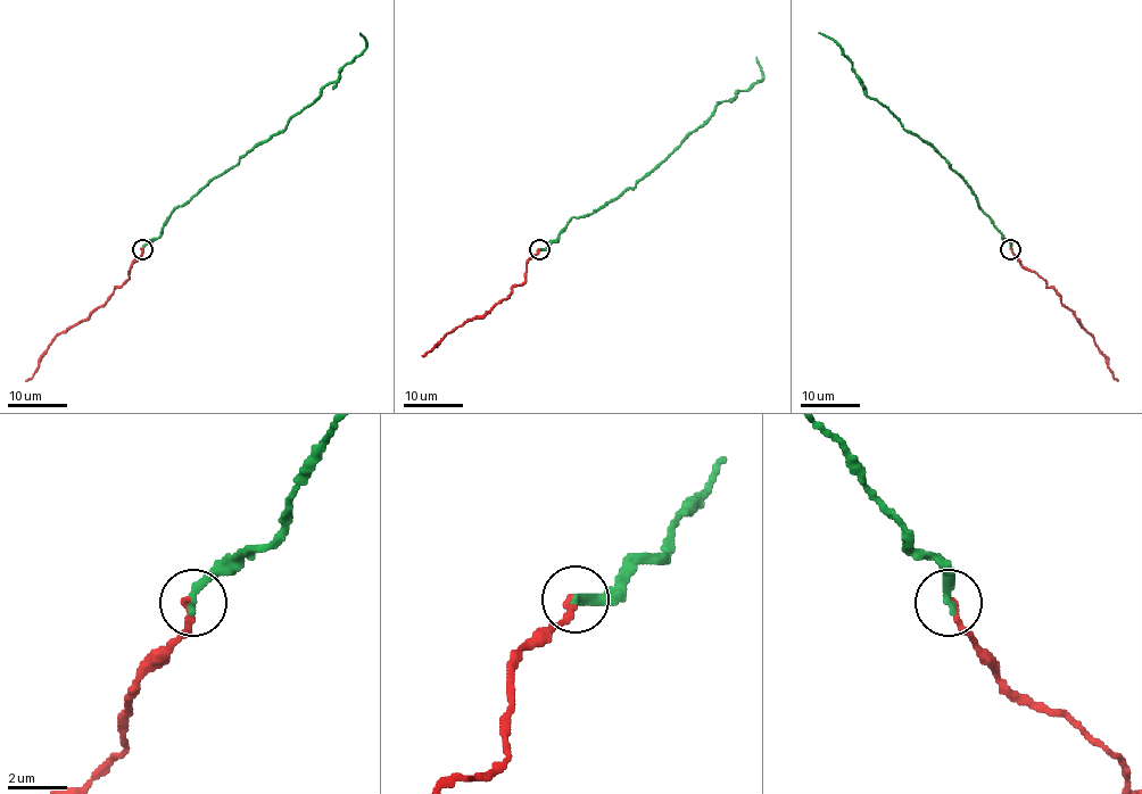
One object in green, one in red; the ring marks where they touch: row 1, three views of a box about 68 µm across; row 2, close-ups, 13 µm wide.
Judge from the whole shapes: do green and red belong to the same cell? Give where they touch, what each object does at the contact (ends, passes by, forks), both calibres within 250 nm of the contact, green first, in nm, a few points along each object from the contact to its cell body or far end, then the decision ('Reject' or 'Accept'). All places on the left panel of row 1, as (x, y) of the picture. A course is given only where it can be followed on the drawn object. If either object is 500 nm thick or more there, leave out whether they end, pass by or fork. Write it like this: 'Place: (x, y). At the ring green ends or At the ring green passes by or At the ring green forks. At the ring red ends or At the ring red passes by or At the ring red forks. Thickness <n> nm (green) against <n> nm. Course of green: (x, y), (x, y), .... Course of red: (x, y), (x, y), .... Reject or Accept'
Place: (142, 249). At the ring green ends. At the ring red ends. Thickness 320 nm (green) against 220 nm. Course of green: (143, 249), (176, 207), (281, 132), (334, 82), (363, 50), (361, 32). Course of red: (142, 249), (129, 278), (85, 320), (55, 338), (34, 374), (25, 381). Accept

